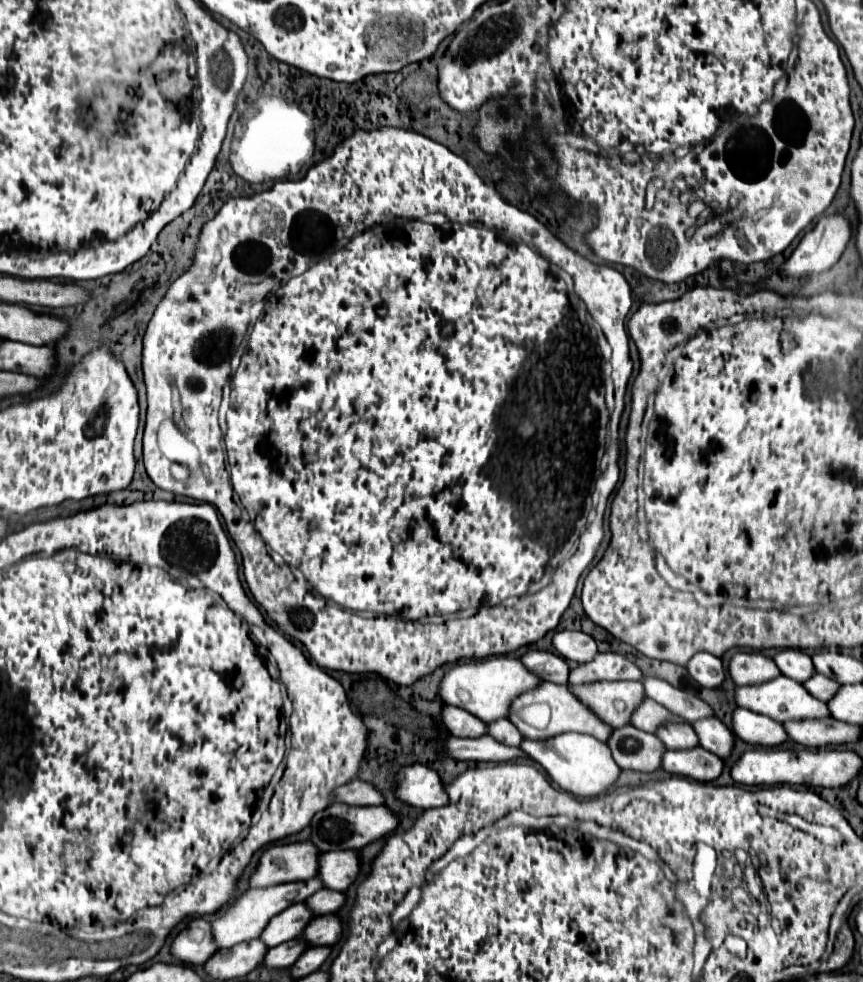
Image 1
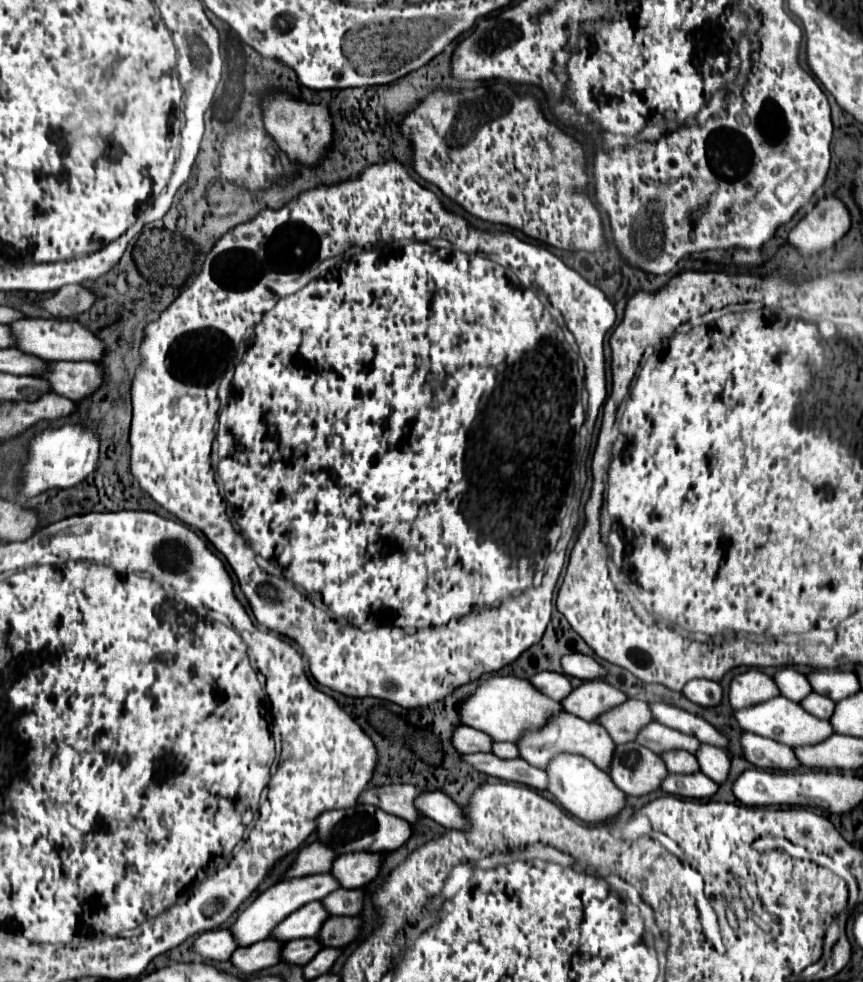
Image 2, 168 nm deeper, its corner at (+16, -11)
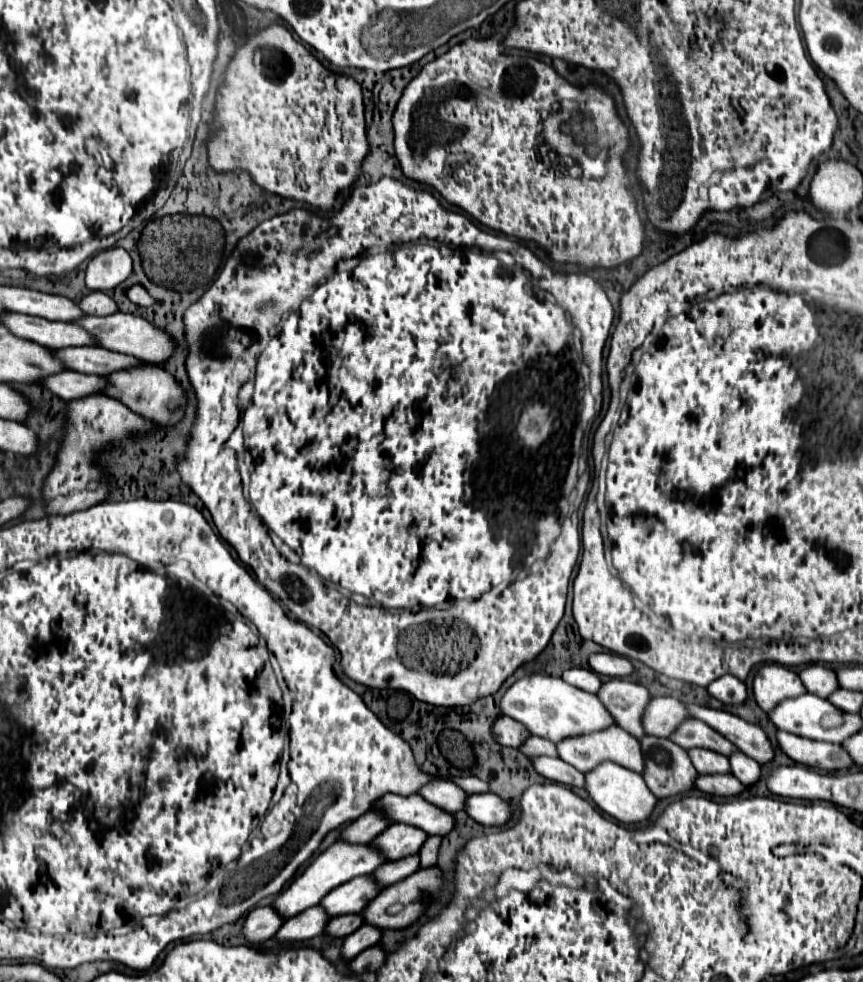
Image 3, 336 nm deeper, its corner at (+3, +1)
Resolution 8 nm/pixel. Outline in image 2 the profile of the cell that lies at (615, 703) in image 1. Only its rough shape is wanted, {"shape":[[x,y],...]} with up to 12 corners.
{"shape":[[628,698],[596,722],[616,744],[632,742],[652,720],[648,704]]}

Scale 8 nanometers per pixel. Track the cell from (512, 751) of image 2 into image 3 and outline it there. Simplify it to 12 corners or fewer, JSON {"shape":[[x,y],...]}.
{"shape":[[531,736],[521,748],[527,758],[559,756],[551,740]]}

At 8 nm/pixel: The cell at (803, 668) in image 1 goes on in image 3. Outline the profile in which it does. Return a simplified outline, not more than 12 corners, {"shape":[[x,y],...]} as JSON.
{"shape":[[821,664],[801,670],[807,692],[829,698],[839,688],[835,670]]}

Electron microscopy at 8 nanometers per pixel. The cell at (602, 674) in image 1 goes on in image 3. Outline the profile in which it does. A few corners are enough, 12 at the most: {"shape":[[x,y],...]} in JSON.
{"shape":[[623,678],[597,696],[623,730],[645,736],[645,686]]}

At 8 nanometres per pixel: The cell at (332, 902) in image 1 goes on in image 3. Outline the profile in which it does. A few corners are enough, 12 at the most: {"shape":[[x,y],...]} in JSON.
{"shape":[[419,854],[391,860],[373,876],[383,886],[419,870]]}

